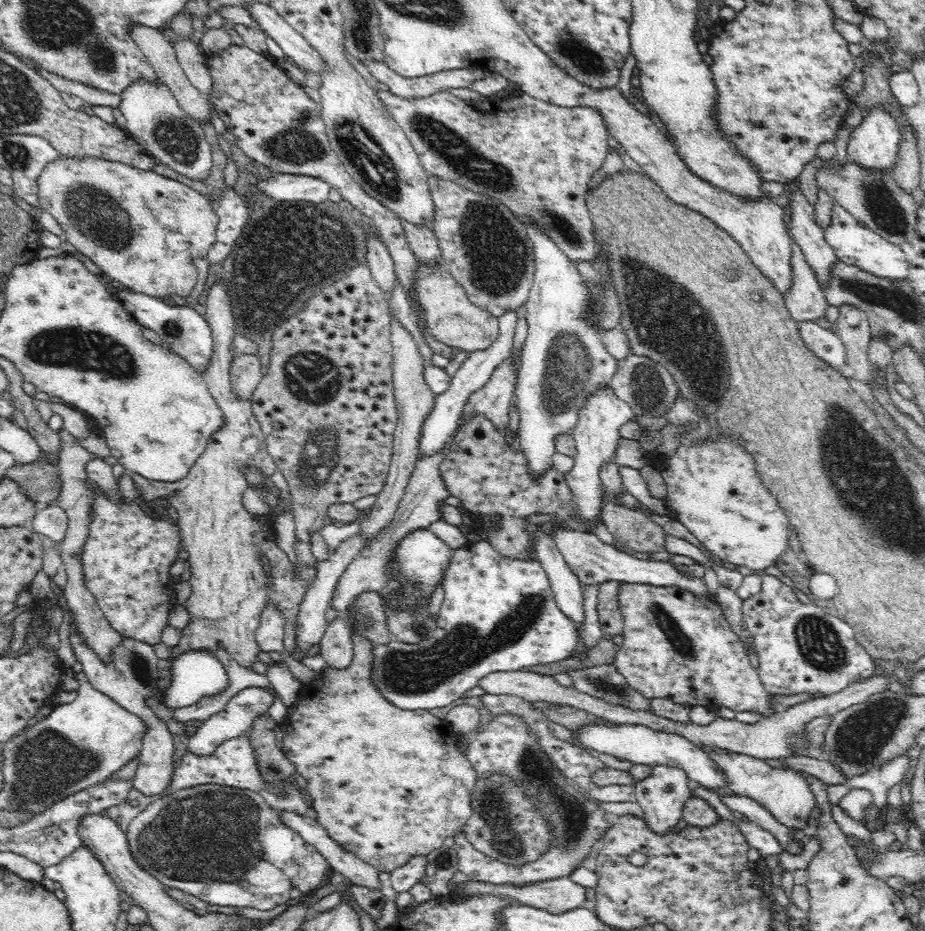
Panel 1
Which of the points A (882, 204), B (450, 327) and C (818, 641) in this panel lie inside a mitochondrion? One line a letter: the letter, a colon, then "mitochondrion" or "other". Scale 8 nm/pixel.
A: mitochondrion
B: other
C: mitochondrion

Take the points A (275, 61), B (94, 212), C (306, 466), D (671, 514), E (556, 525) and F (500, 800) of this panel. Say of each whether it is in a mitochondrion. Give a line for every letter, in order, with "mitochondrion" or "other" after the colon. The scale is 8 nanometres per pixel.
A: other
B: mitochondrion
C: other
D: other
E: other
F: mitochondrion

